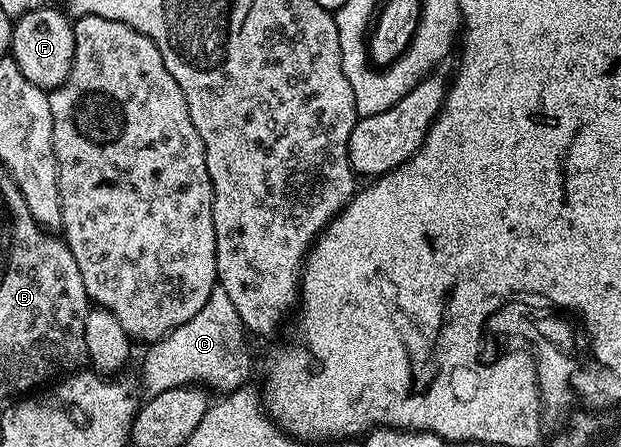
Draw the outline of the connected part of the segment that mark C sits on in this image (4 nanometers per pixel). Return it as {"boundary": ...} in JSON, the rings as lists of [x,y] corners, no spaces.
{"boundary":[[[219,284],[214,286],[207,304],[191,320],[146,349],[141,366],[142,393],[153,397],[171,388],[194,384],[213,388],[224,395],[242,389],[253,372],[253,356],[245,338],[247,331],[227,292]]]}

